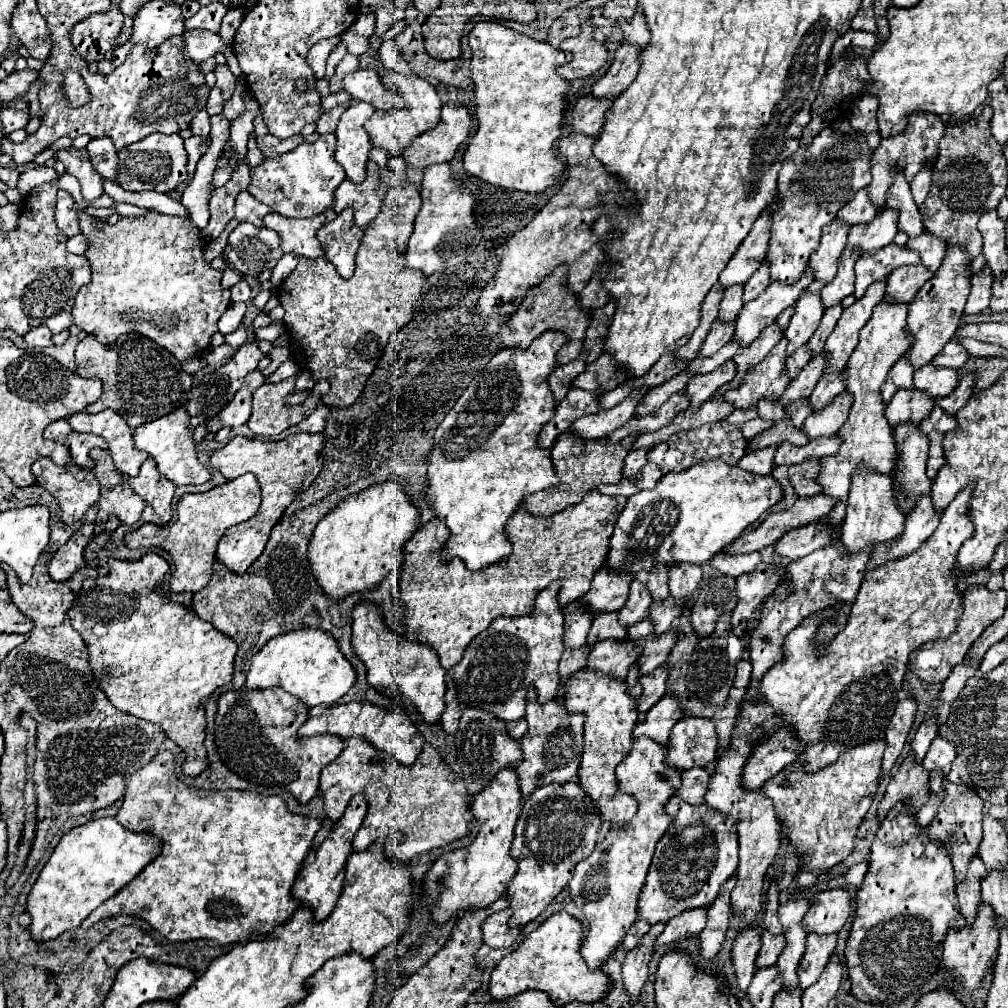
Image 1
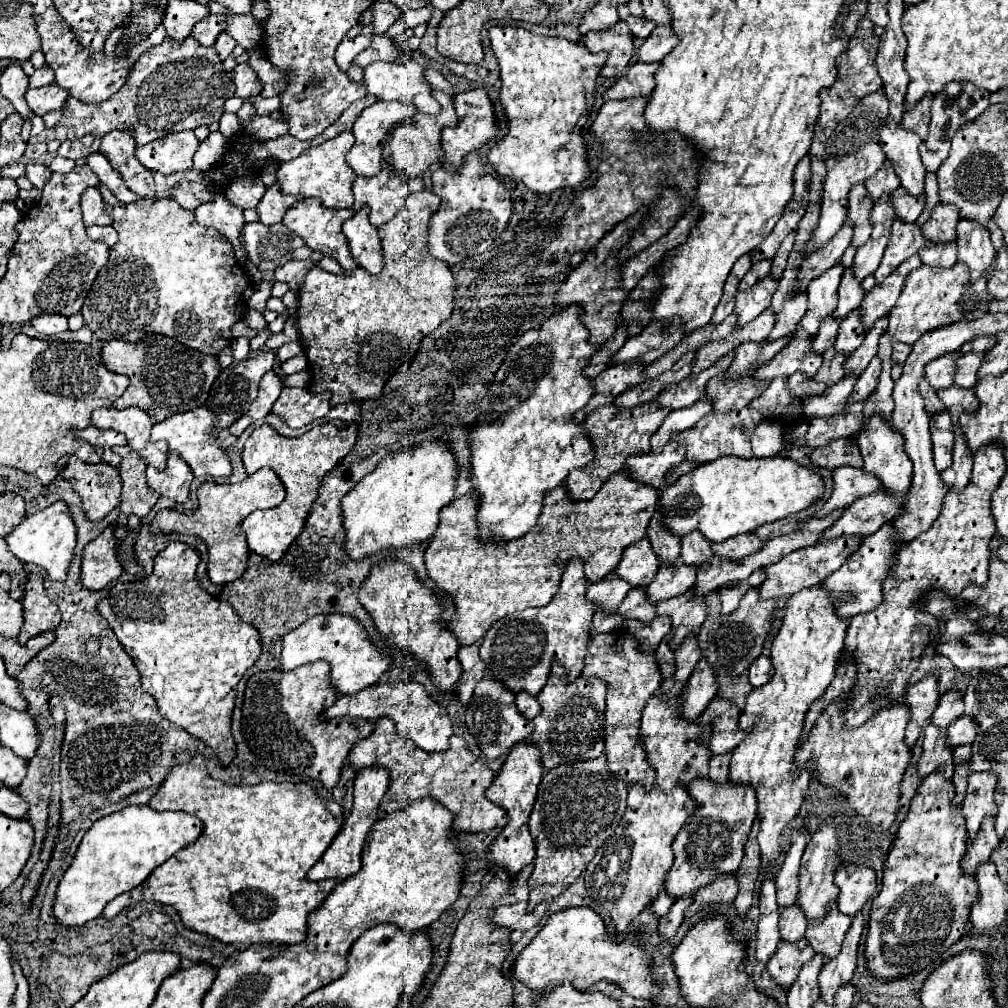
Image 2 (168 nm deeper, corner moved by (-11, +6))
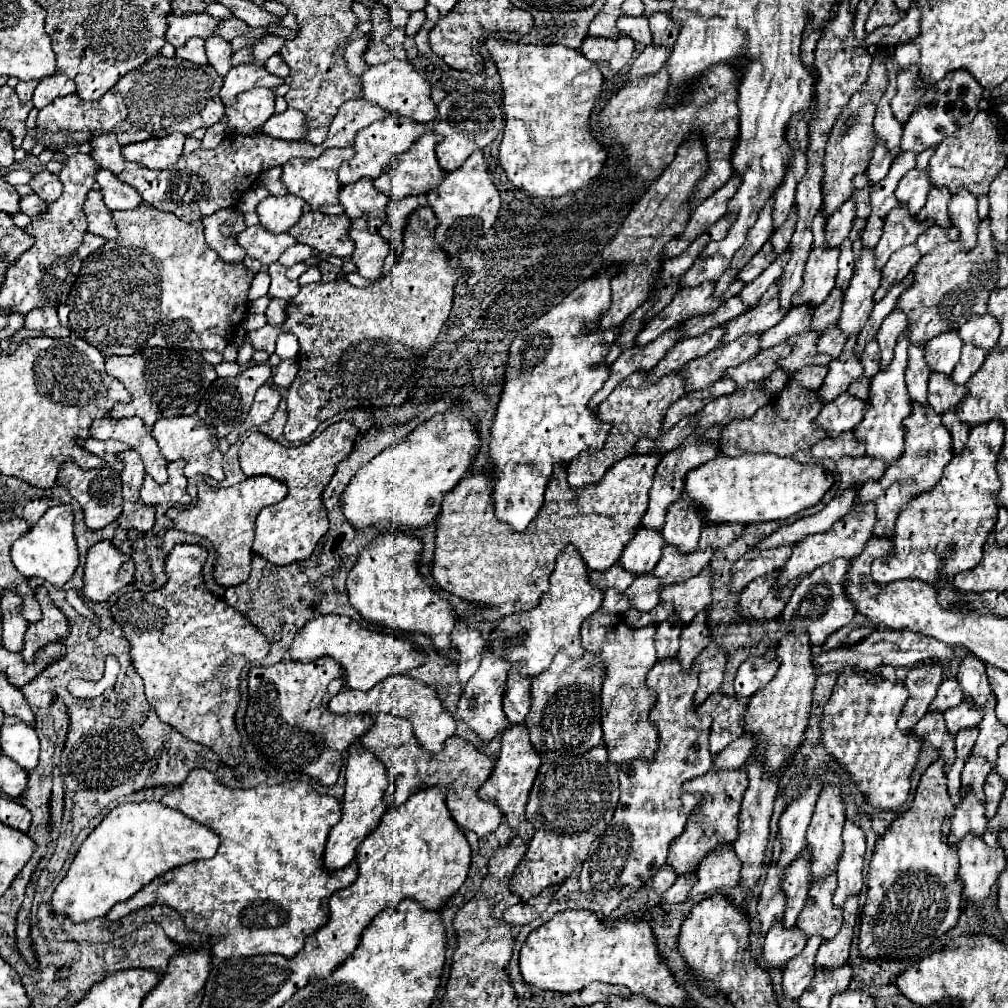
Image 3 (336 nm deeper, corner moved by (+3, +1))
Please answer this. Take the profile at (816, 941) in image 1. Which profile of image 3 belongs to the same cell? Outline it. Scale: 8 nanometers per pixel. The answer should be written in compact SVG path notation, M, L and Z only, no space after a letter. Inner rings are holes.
M832 871L808 891L806 905L798 915L798 927L806 937L820 935L832 939L842 927L842 907L832 905L832 895L836 891L836 873Z

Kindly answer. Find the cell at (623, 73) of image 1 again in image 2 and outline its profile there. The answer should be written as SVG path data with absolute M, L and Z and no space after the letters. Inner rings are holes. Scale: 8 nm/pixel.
M656 26L652 34L644 40L644 44L638 50L638 60L644 64L660 62L664 54L668 54L676 46L676 36L672 34L670 26Z

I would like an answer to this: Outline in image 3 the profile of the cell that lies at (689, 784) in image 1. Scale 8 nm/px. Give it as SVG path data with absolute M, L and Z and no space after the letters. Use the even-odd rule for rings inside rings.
M738 737L736 741L732 741L724 751L720 751L714 757L714 767L718 767L718 769L738 769L738 767L744 767L748 757L752 755L752 749L754 749L754 739Z

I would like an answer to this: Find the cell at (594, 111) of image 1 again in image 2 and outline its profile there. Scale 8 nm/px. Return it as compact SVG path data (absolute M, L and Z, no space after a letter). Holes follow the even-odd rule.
M636 62L628 68L628 74L622 76L614 86L610 86L602 100L632 100L632 98L646 98L652 92L652 72L656 72L658 64L642 64Z

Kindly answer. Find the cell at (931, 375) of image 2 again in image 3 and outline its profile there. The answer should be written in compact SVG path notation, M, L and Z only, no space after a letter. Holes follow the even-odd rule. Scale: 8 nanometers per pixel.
M946 331L944 335L936 335L926 343L926 361L932 371L950 375L960 359L962 351L962 339L958 331Z

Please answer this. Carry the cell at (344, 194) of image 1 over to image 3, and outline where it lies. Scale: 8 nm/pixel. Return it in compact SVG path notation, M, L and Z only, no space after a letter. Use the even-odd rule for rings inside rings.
M360 179L354 185L344 185L340 191L340 203L350 219L358 219L362 215L376 217L380 221L386 219L388 197L372 185L372 179Z

